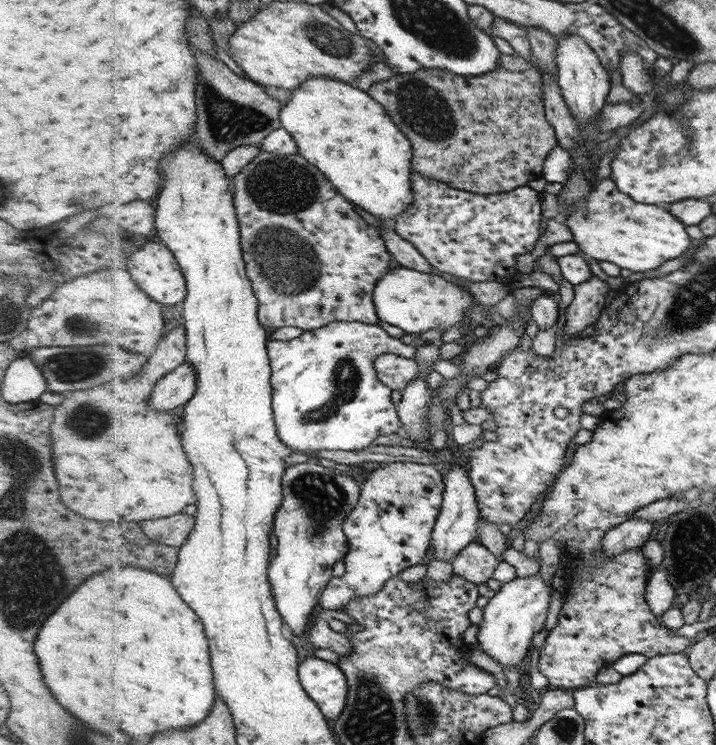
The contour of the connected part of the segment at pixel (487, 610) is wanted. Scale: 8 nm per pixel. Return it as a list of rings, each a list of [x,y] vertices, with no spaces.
[[[539,575],[531,577],[516,577],[508,583],[504,583],[490,598],[484,607],[482,622],[479,624],[478,642],[474,645],[482,649],[488,656],[495,658],[504,669],[504,666],[517,665],[530,650],[530,642],[536,632],[544,629],[544,620],[548,616],[550,596],[548,586]]]

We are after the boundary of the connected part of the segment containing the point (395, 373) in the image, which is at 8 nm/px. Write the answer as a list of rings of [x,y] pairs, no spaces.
[[[382,354],[376,361],[377,377],[391,390],[404,391],[418,377],[421,367],[414,359],[394,354]]]

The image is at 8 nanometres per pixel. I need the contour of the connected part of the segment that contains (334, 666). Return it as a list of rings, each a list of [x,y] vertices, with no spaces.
[[[310,656],[303,659],[300,672],[302,684],[305,684],[310,696],[313,696],[314,700],[317,700],[317,703],[321,705],[325,715],[331,719],[338,720],[349,703],[350,683],[345,669],[338,663]]]

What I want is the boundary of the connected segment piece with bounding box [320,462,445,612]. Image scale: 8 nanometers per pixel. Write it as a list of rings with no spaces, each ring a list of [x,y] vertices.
[[[413,462],[386,463],[370,473],[360,490],[358,506],[345,522],[345,531],[351,546],[351,551],[344,560],[346,573],[334,577],[326,587],[321,596],[321,608],[344,612],[354,599],[377,593],[394,575],[425,558],[432,542],[437,516],[441,514],[441,507],[444,506],[445,482],[442,475],[434,465]]]

